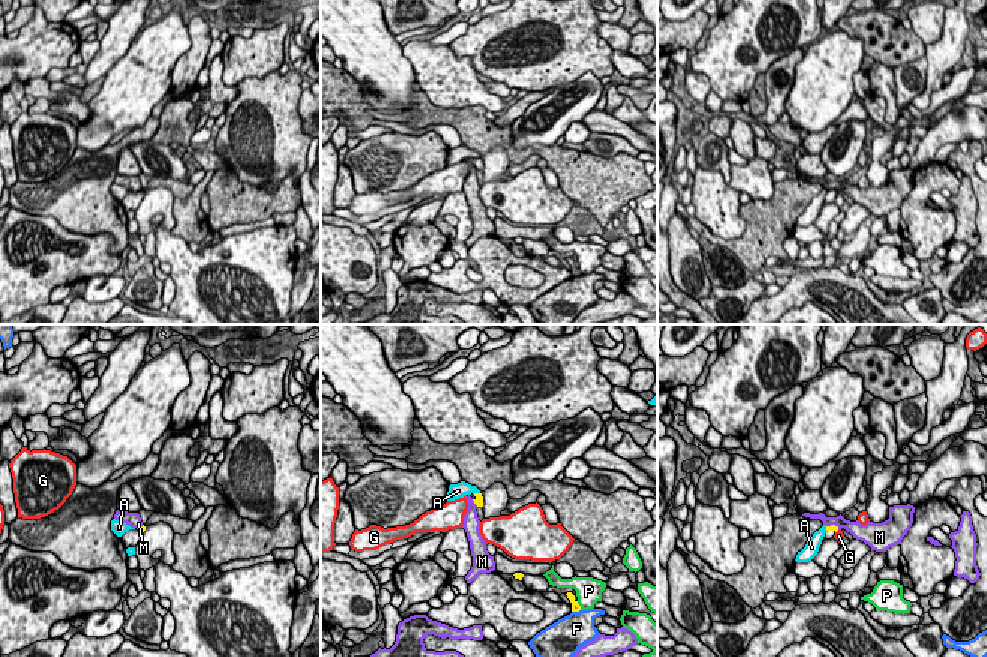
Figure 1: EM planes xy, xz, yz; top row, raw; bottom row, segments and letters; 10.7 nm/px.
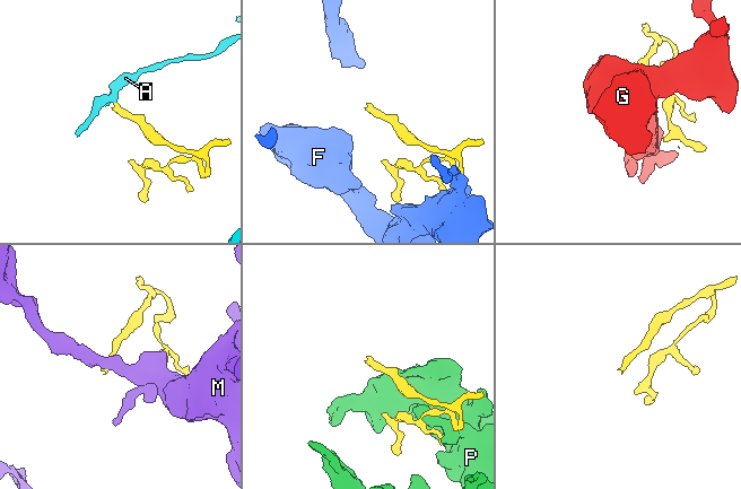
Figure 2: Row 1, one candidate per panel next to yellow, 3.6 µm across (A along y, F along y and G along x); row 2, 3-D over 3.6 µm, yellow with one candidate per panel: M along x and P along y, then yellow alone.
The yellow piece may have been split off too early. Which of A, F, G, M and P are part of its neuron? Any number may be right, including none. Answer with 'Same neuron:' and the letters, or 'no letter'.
Same neuron: no letter

